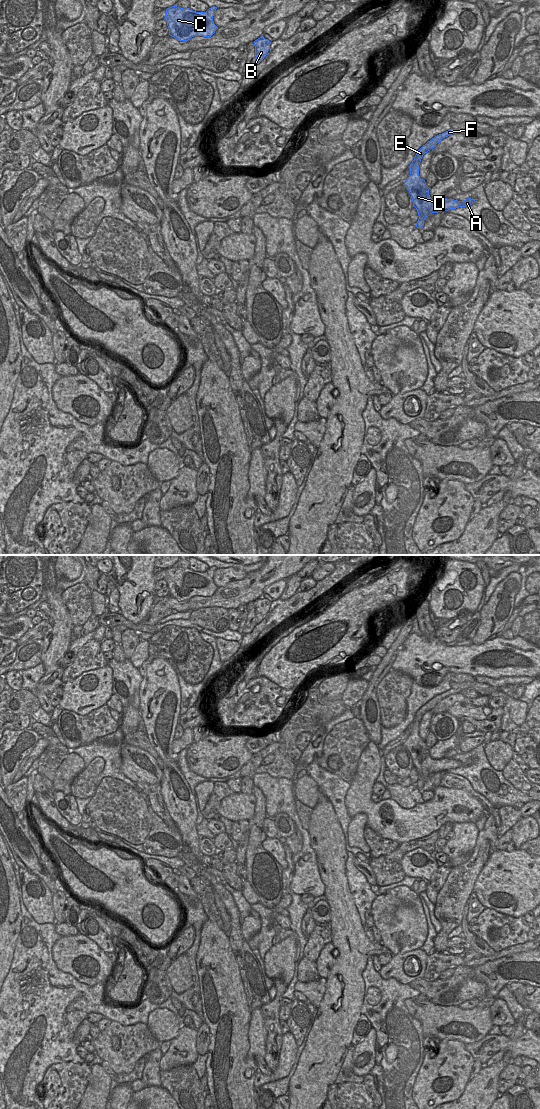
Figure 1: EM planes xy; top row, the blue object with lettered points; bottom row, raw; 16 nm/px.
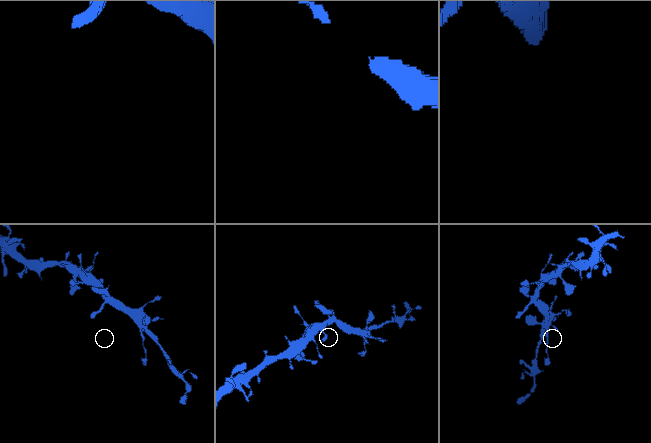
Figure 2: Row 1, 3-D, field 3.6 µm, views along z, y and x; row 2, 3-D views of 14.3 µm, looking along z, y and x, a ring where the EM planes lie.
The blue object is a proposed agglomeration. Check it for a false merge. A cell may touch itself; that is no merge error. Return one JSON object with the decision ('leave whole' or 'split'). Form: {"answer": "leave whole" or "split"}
{"answer": "leave whole"}

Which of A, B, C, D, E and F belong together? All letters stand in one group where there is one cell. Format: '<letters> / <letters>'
A B C D E F

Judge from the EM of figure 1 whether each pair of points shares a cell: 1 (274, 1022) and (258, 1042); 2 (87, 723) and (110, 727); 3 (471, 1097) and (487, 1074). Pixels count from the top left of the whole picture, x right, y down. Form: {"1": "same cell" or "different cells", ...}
{"1": "different cells", "2": "same cell", "3": "same cell"}

